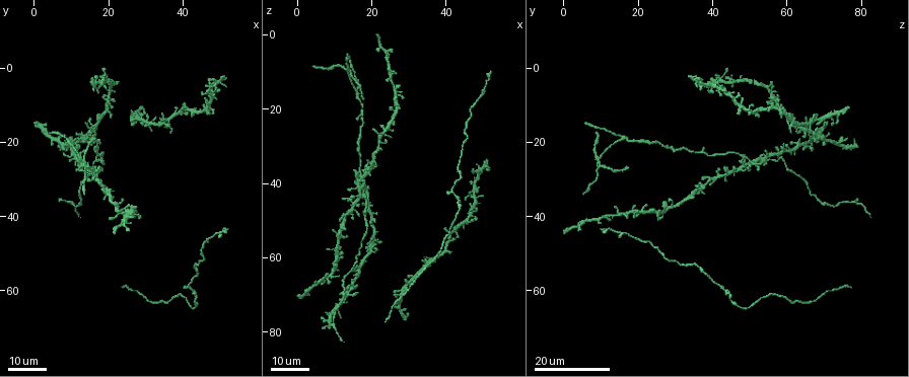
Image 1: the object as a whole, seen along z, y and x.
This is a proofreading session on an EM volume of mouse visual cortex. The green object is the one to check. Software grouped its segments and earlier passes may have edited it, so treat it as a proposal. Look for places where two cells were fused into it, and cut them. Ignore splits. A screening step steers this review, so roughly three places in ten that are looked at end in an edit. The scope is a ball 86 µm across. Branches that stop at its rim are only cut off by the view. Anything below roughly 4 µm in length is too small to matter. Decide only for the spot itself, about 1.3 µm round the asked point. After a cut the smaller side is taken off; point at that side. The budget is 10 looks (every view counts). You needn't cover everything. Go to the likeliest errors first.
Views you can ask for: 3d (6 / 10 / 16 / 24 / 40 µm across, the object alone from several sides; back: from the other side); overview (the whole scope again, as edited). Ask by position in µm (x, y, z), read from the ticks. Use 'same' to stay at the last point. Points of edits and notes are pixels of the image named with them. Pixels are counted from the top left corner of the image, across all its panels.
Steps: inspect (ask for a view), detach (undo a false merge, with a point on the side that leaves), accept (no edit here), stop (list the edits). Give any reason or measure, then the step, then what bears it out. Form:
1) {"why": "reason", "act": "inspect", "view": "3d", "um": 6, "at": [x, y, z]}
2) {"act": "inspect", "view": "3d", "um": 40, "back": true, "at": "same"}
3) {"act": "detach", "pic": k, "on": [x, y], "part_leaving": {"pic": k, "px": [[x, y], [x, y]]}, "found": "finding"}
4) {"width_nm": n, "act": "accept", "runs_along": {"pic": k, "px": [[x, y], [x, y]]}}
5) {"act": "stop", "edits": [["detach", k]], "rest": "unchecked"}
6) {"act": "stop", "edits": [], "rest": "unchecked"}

{"why": "four-way junction", "act": "inspect", "view": "3d", "um": 24, "at": [12.5, 25.0, 9.0]}

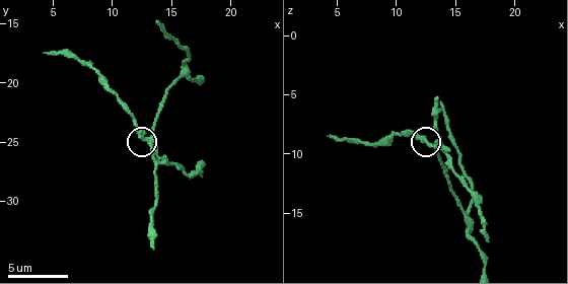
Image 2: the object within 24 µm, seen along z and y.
{"why": "closer look", "act": "inspect", "view": "3d", "um": 10, "at": "same"}

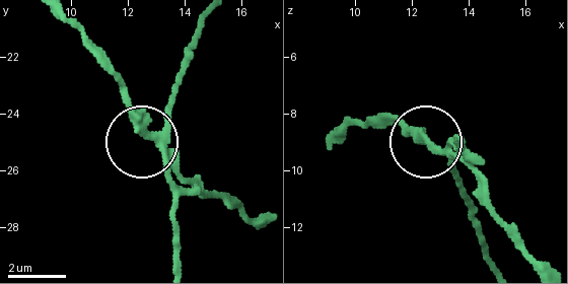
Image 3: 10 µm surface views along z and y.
{"arms": 4, "act": "detach", "pic": 3, "on": [141, 110], "part_leaving": {"pic": 3, "px": [[164, 145], [131, 104], [99, 46], [70, 17]]}, "found": "two cells meet here"}

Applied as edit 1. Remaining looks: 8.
{"why": "four or more arms meet", "act": "inspect", "view": "3d", "um": 16, "at": [28.5, 14.0, 69.0]}

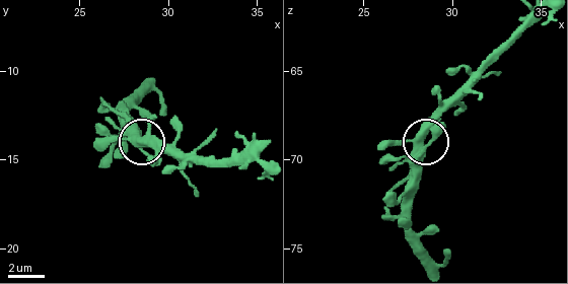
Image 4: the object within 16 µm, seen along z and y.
{"act": "inspect", "view": "3d", "um": 6, "at": [28.3, 13.7, 68.9]}

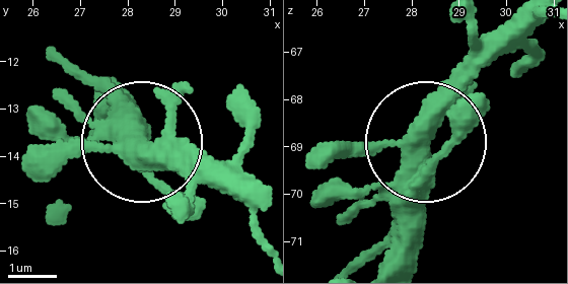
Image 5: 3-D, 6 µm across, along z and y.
{"arms": 4, "act": "accept", "found": "one cell here"}

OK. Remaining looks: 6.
{"why": "three-way junction", "act": "inspect", "view": "3d", "um": 16, "at": [18.5, 24.0, 49.0]}

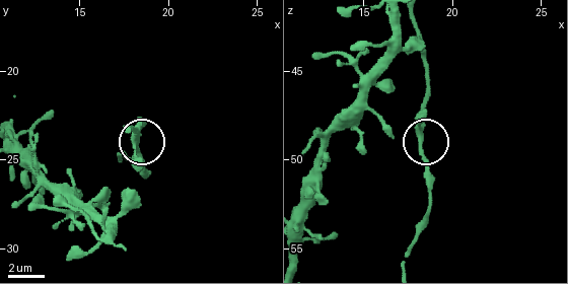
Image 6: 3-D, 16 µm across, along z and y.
{"act": "inspect", "view": "3d", "um": 6, "at": [18.3, 24.0, 48.8]}

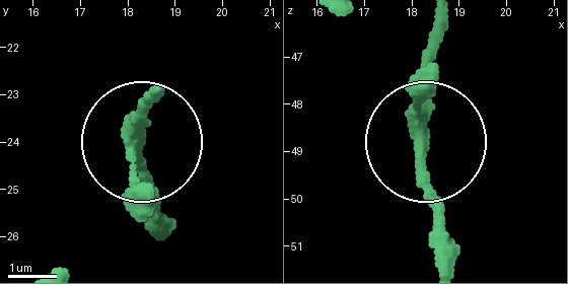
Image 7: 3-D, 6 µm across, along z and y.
{"arms": 3, "act": "accept", "found": "all the same cell"}

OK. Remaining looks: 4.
{"why": "four or more arms meet", "act": "inspect", "view": "3d", "um": 16, "at": [27.0, 39.0, 16.0]}

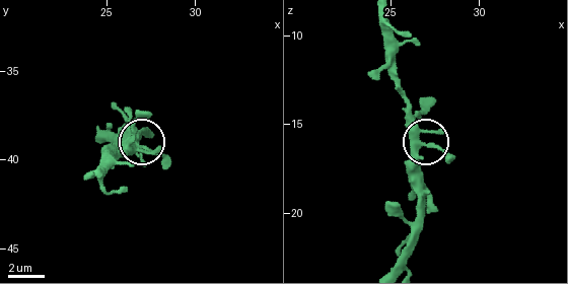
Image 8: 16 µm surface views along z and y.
{"act": "inspect", "view": "3d", "um": 10, "at": [26.6, 39.2, 16.1]}

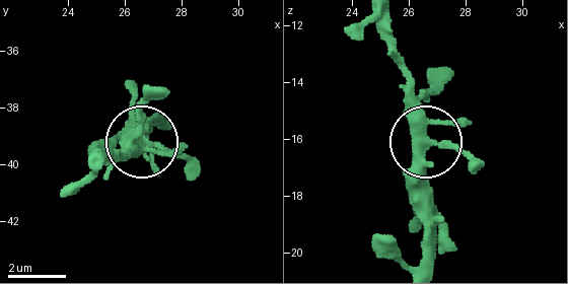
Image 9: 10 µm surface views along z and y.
{"side_arm_um": 20, "arms": 5, "act": "accept", "found": "one cell here"}

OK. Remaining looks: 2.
{"act": "inspect", "view": "3d", "um": 10, "at": [16.0, 18.8, 15.8]}

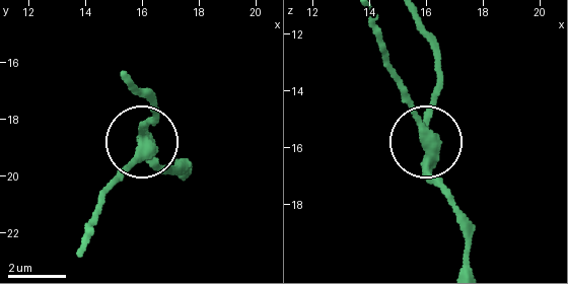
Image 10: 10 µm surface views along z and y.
{"act": "accept", "runs_along": {"pic": 10, "px": [[466, 267], [466, 223], [431, 172], [422, 136], [436, 80]]}, "found": "all the same cell"}

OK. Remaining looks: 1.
{"act": "stop", "edits": [["detach", 3]], "rest": "unchecked"}

